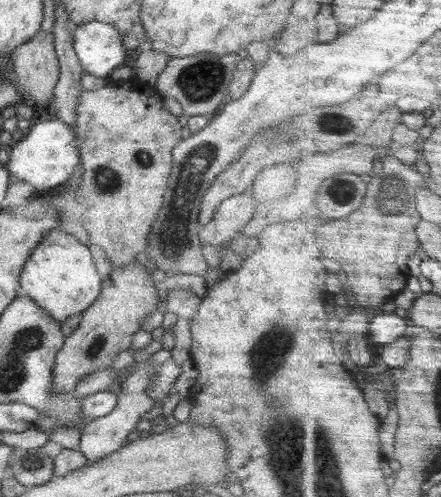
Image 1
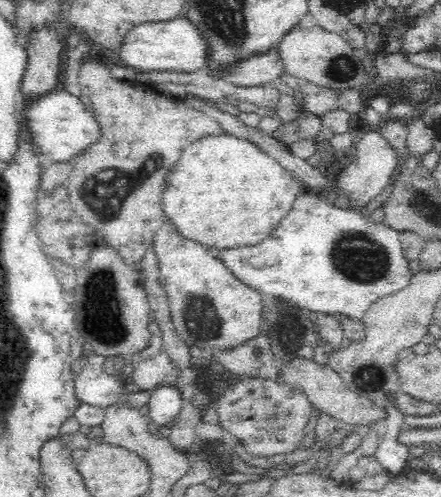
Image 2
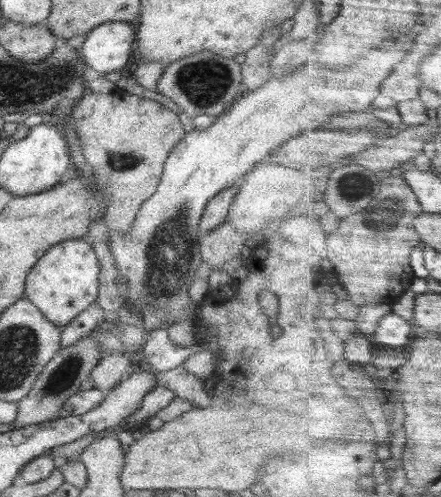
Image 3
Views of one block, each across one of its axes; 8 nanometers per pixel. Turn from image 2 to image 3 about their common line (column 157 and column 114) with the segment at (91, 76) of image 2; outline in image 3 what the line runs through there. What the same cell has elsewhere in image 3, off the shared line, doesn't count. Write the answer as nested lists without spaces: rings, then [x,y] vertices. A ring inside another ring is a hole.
[[[87,90],[72,108],[72,127],[78,134],[84,157],[94,168],[100,192],[104,194],[106,204],[102,220],[109,230],[126,236],[142,202],[156,192],[164,163],[174,146],[185,138],[185,128],[174,107],[168,108],[121,90],[112,94]]]

